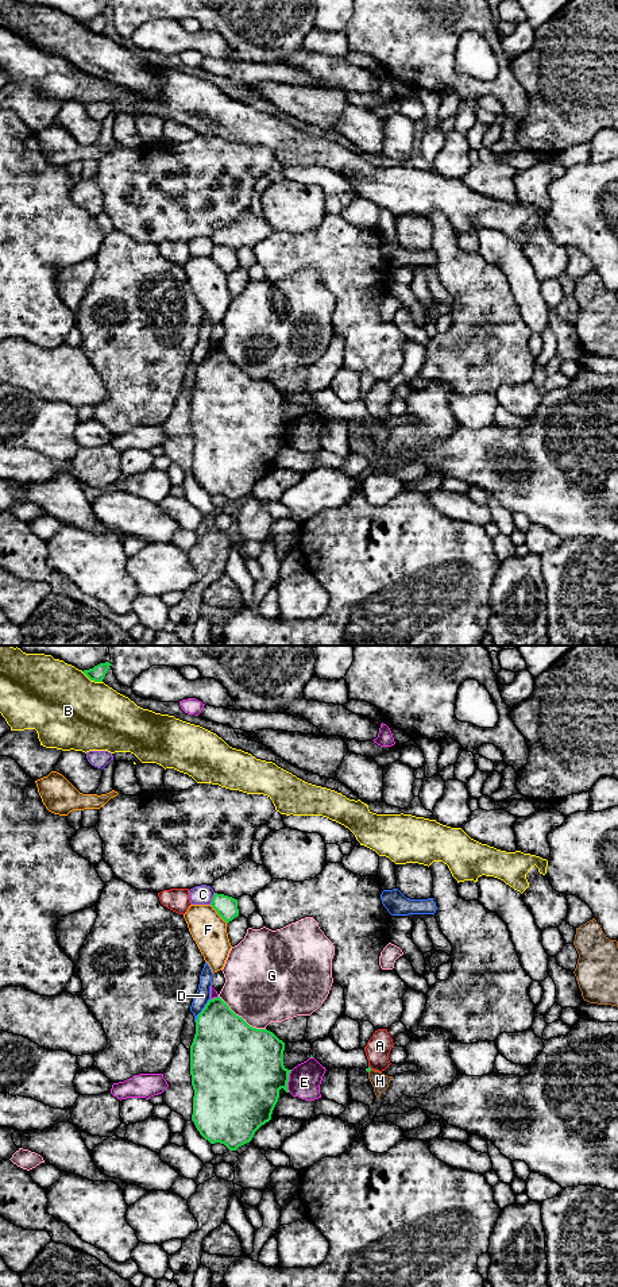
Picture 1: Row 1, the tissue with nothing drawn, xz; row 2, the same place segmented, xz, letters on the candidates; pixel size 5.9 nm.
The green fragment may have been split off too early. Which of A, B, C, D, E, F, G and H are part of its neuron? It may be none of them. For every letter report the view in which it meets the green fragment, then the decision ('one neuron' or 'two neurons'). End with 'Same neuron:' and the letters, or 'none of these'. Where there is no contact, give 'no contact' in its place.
A: no contact | two neurons
B: xz | two neurons
C: xz | two neurons
D: xz | two neurons
E: xz | two neurons
F: xz | two neurons
G: xz | two neurons
H: xz | two neurons
Same neuron: none of these

